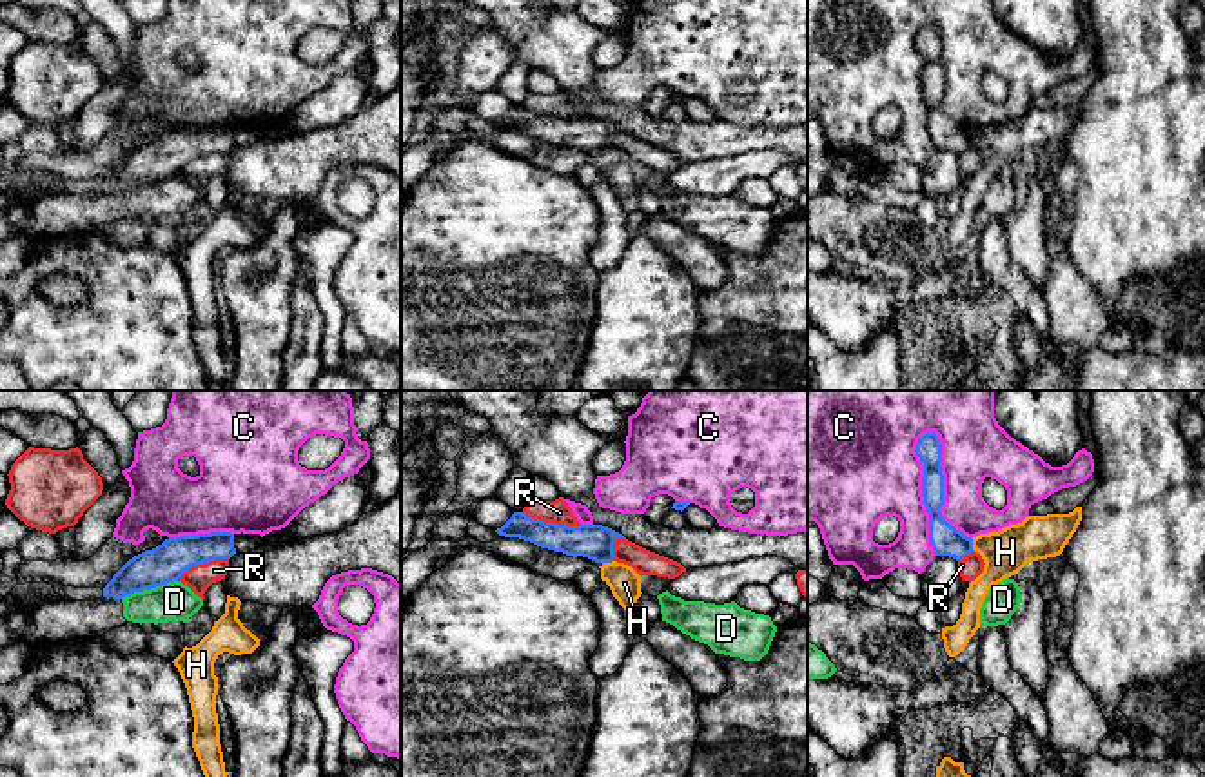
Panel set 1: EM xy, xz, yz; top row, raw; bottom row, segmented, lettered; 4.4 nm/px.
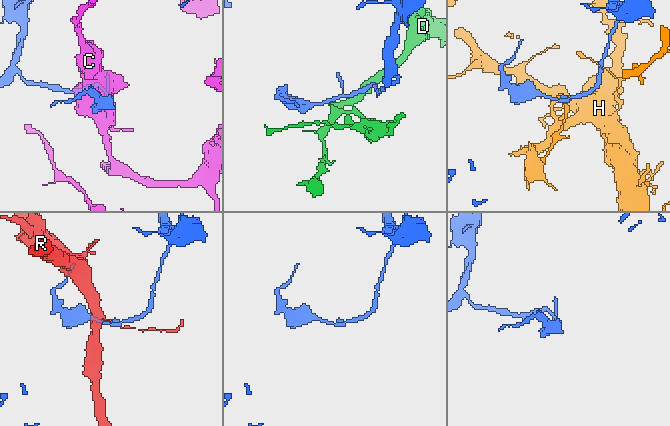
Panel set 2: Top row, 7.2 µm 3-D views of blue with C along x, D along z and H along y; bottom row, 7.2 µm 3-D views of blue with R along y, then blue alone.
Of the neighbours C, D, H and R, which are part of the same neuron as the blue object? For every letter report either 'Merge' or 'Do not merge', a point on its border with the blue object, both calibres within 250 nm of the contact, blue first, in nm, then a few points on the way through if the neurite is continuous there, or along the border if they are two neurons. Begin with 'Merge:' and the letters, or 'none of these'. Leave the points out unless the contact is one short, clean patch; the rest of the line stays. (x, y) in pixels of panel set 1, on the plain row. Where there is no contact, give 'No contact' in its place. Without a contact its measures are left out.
Merge: none of these
C: Do not merge. Touches blue at yz (922, 86). Thickness 140 nm (blue) against 420 nm
D: Do not merge. Touches blue at xy (149, 182). Thickness 170 nm (blue) against 180 nm
H: Do not merge. Touches blue at xz (607, 155). Thickness 160 nm (blue) against 140 nm
R: Do not merge. Touches blue at xz (550, 117). Thickness 160 nm (blue) against 100 nm

